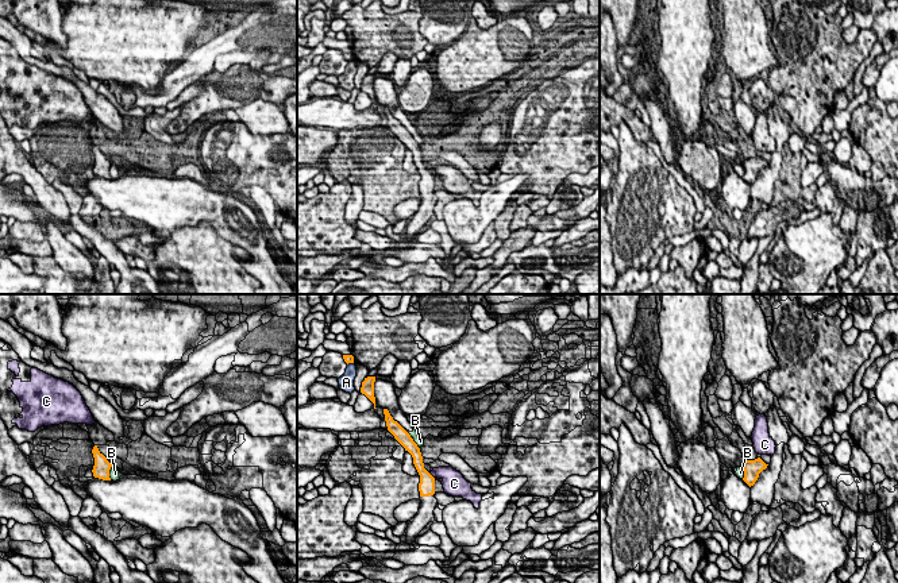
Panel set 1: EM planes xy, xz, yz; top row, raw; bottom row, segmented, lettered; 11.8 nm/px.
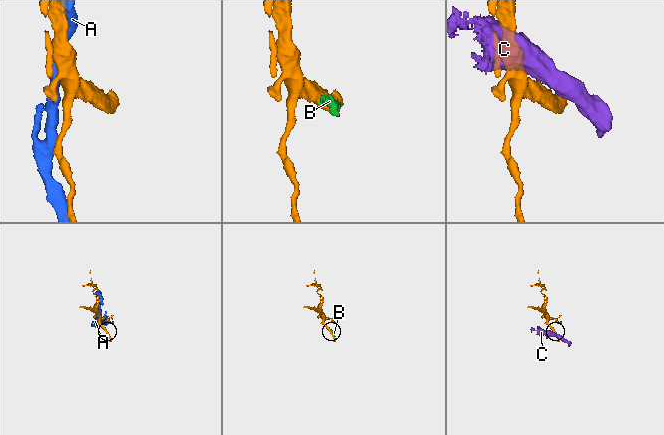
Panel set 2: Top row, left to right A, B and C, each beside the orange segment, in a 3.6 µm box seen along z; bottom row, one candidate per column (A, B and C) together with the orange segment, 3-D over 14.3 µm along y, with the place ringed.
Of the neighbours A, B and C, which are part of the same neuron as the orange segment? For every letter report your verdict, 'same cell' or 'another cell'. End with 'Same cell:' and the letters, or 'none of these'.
A: another cell
B: another cell
C: another cell
Same cell: none of these

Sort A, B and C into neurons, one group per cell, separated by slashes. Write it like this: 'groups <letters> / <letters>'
groups A / B / C

